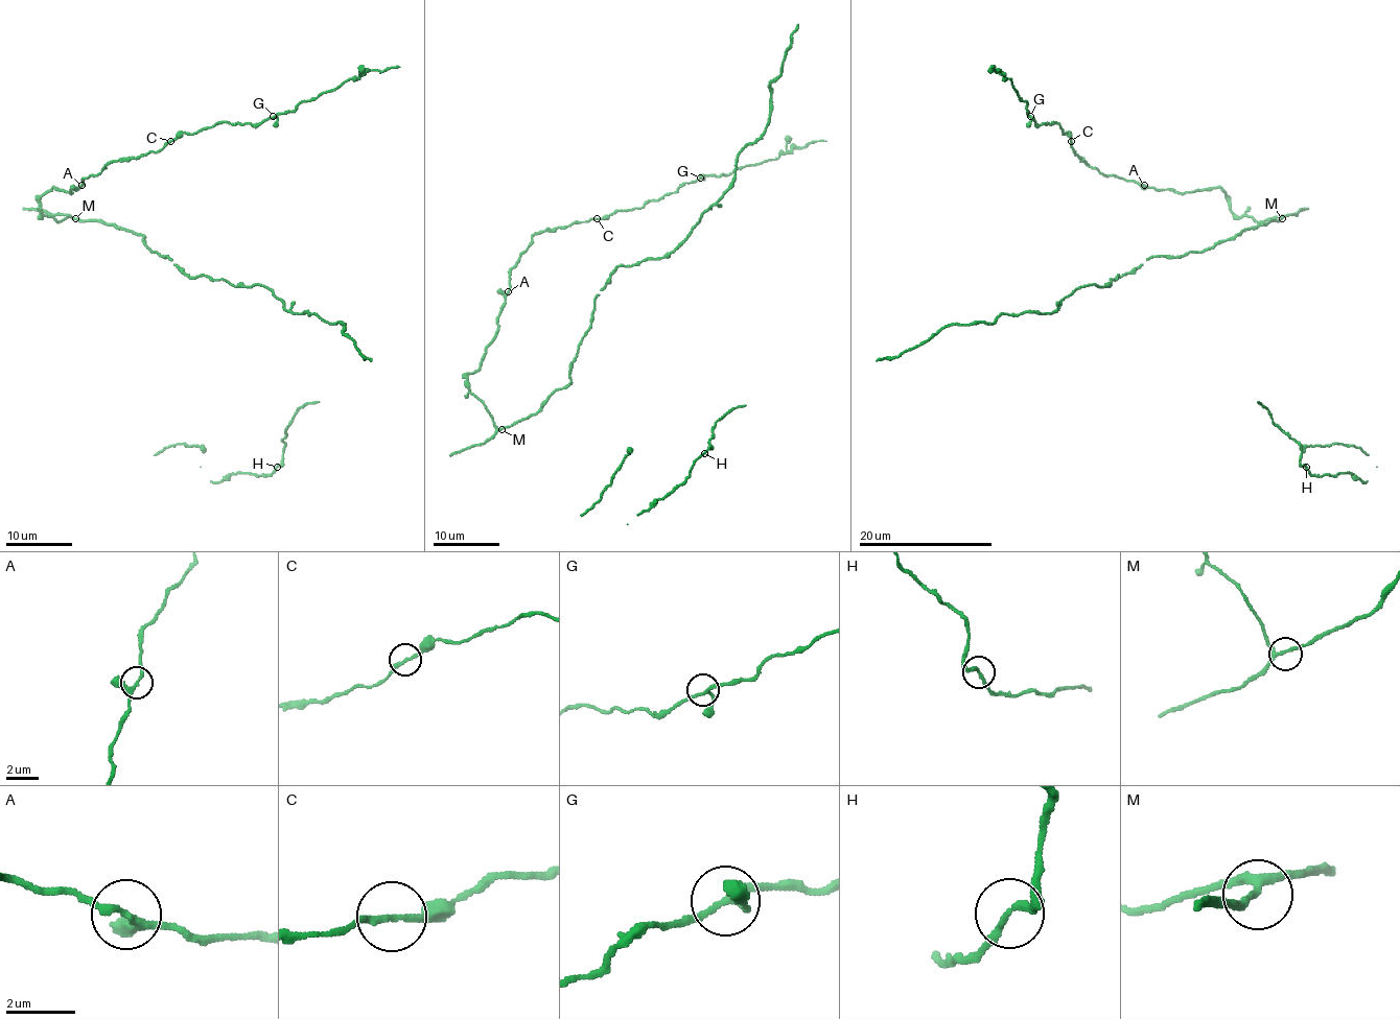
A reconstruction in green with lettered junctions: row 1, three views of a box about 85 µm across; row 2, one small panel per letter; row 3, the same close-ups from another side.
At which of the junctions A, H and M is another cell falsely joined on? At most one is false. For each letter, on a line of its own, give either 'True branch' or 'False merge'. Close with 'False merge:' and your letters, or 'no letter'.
A: True branch
H: True branch
M: True branch
False merge: no letter

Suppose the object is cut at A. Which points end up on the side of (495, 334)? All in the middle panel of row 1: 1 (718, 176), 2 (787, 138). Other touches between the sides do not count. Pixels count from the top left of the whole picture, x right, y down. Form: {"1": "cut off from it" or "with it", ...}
{"1": "cut off from it", "2": "cut off from it"}

